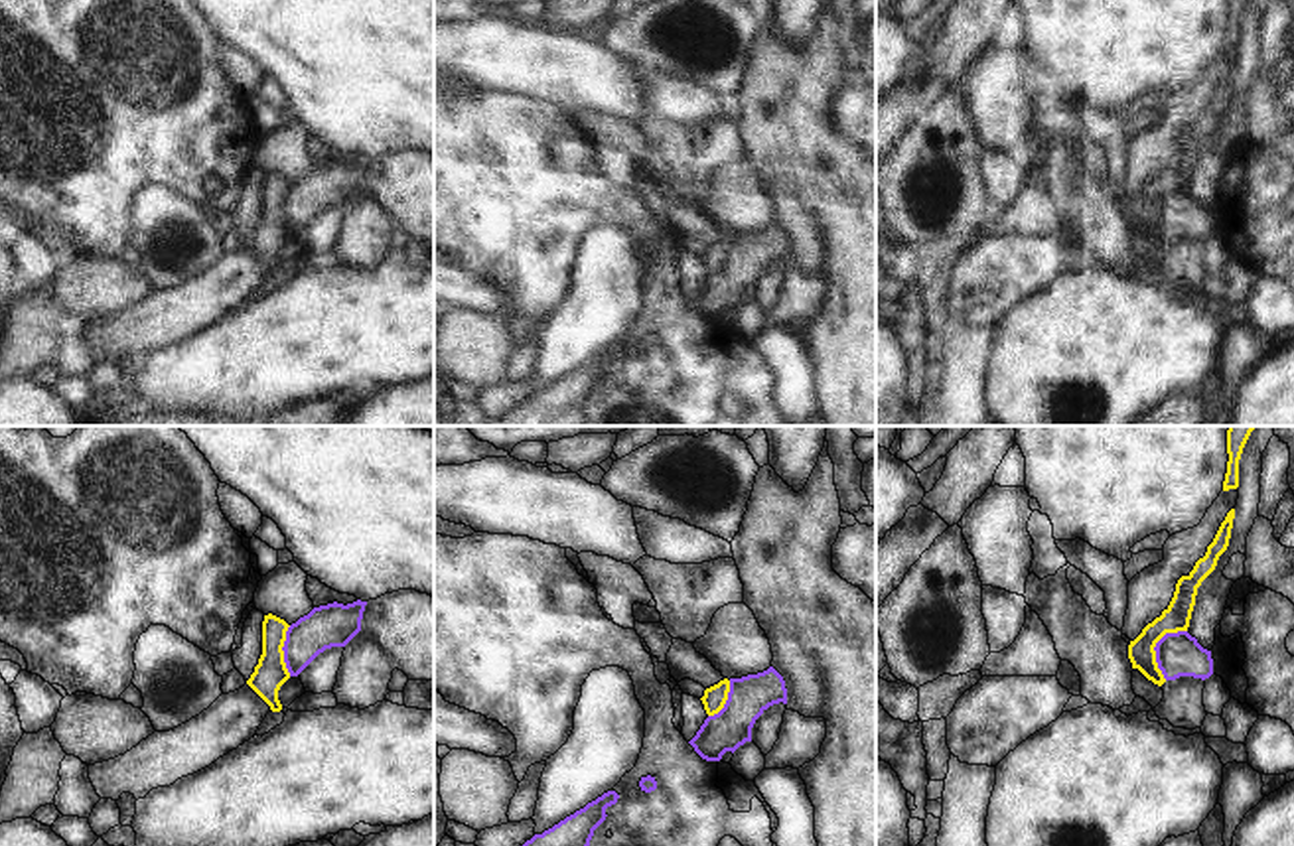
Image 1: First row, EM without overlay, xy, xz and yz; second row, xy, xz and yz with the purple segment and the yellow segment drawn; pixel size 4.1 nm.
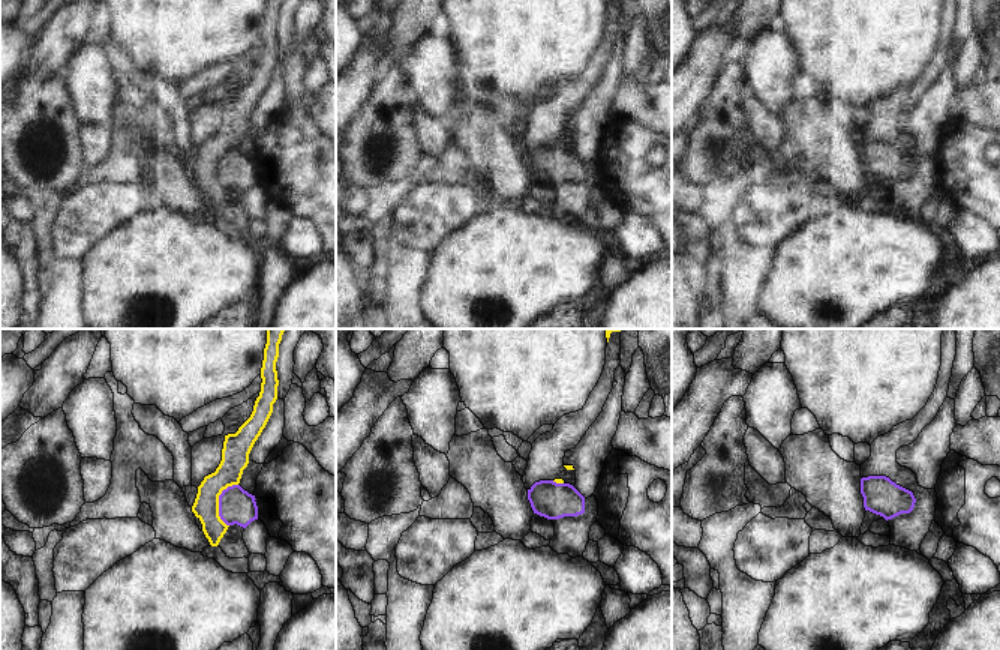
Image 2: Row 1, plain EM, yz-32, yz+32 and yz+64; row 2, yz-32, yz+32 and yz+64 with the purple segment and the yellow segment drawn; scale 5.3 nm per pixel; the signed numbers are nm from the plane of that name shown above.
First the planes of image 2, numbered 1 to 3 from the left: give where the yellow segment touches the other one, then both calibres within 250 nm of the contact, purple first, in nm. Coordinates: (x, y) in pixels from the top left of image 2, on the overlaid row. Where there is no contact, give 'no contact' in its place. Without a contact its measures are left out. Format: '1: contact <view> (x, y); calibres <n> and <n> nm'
1: contact yz-32 (219, 502); calibres 190 and 140 nm
2: contact yz+32 (558, 484); calibres 200 and 30 nm
3: no contact

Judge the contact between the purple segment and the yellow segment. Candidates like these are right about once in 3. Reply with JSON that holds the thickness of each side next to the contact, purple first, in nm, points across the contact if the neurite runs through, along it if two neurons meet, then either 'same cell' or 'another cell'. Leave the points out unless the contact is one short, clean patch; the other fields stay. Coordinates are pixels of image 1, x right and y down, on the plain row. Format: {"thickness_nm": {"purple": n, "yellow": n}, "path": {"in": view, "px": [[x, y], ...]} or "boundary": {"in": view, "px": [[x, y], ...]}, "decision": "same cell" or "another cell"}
{"thickness_nm": {"purple": 180, "yellow": 110}, "boundary": {"in": "yz", "px": [[1186, 188], [1166, 192], [1154, 206], [1156, 225], [1166, 237]]}, "decision": "another cell"}

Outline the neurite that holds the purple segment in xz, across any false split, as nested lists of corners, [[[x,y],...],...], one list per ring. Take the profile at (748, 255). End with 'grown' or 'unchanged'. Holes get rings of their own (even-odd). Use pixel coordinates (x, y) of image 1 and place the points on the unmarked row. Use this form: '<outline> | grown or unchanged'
[[[769,225],[763,231],[730,237],[724,266],[708,274],[696,294],[688,300],[706,319],[720,319],[726,310],[736,310],[752,300],[755,278],[773,262],[787,262],[783,235]]] | unchanged

